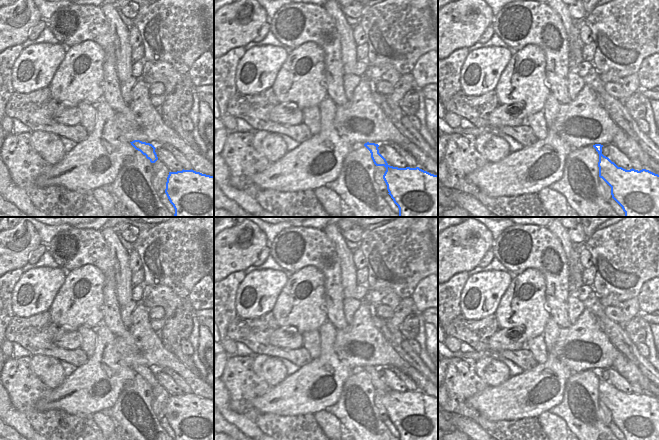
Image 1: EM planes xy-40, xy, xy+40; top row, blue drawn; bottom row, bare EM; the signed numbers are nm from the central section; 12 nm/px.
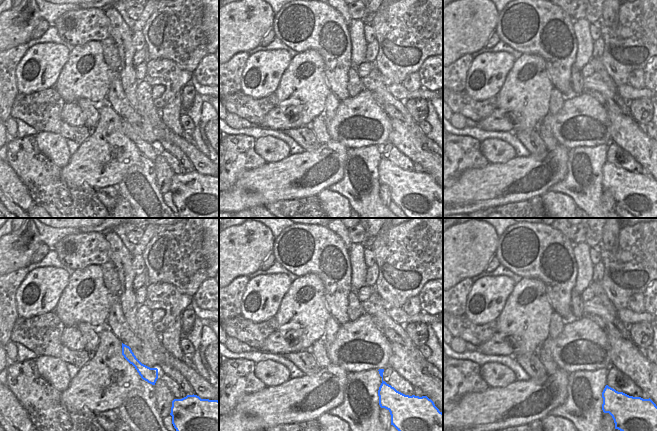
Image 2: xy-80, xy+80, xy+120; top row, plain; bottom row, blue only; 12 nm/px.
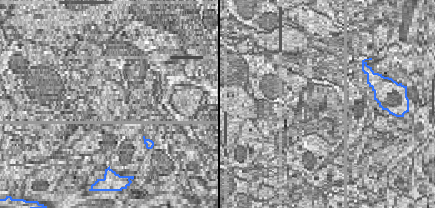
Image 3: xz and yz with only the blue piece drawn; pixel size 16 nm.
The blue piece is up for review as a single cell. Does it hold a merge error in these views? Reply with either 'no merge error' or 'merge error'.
no merge error

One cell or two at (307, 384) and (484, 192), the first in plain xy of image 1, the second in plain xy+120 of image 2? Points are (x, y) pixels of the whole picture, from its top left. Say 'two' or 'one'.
one

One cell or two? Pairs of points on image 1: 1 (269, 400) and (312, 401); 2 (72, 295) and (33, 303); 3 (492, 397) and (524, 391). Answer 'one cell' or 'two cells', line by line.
1: one cell
2: two cells
3: one cell

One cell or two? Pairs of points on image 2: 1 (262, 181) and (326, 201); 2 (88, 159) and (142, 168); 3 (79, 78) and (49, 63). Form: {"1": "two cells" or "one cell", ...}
{"1": "two cells", "2": "two cells", "3": "two cells"}

